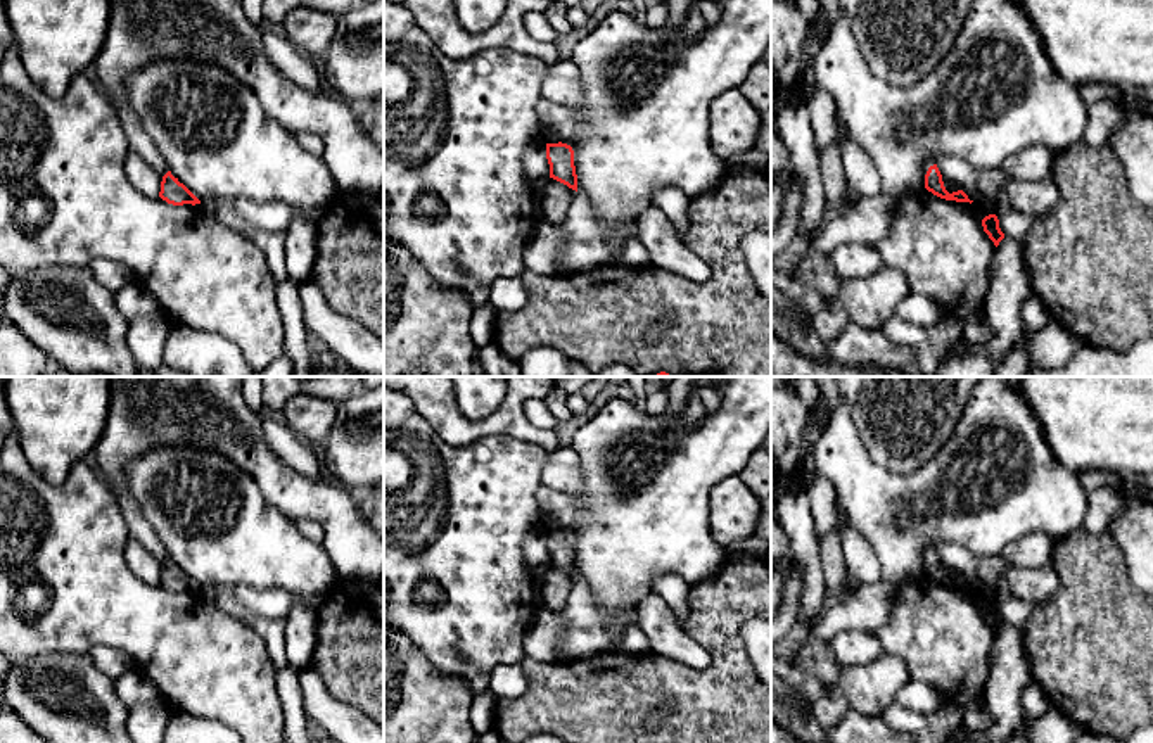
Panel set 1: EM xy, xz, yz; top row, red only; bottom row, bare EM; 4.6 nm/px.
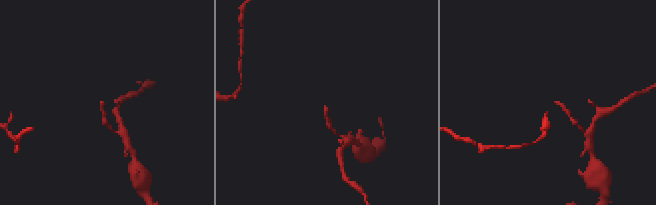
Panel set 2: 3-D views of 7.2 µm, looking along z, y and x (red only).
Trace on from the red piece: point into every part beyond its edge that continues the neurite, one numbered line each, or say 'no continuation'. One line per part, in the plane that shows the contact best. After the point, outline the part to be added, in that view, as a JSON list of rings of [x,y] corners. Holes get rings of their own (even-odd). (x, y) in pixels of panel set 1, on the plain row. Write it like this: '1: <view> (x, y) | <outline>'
no continuation

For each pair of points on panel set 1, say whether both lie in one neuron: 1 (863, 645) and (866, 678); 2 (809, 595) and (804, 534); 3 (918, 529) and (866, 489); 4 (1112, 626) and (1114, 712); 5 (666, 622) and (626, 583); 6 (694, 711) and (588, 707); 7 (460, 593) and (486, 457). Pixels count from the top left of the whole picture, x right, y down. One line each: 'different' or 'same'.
1: different
2: same
3: same
4: same
5: different
6: same
7: same

